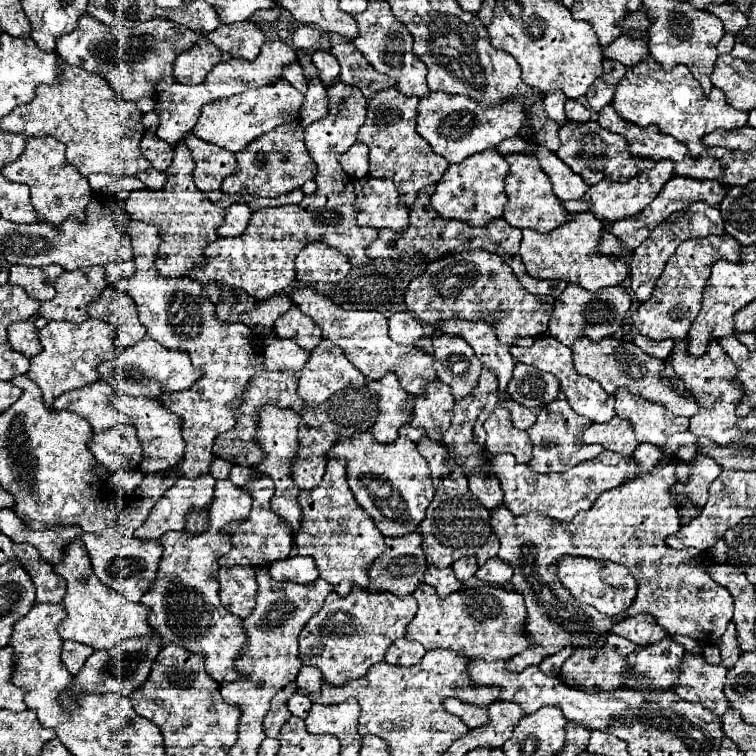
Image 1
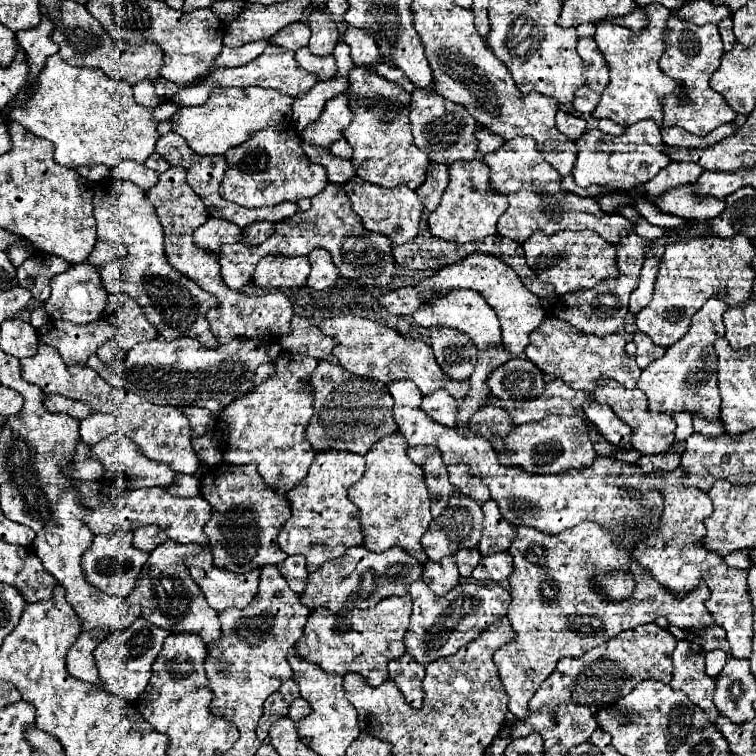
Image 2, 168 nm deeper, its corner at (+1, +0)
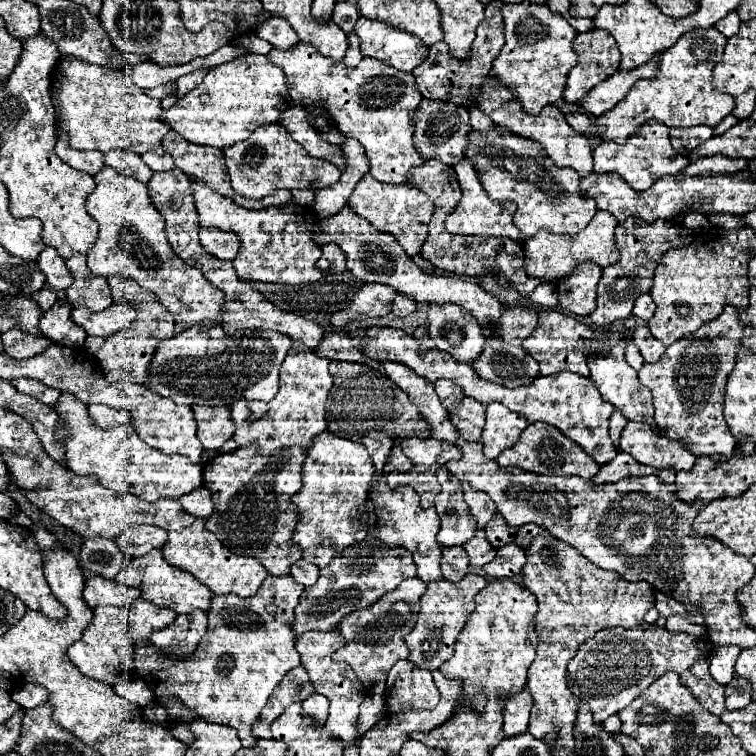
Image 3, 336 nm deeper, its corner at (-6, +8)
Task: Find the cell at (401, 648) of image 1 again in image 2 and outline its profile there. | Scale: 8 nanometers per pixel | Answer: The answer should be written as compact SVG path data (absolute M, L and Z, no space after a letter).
M403 654L401 658L391 660L389 664L389 678L397 684L407 704L413 708L423 706L423 698L425 698L421 688L423 676L425 676L425 668L415 664L415 660L409 658L409 654Z

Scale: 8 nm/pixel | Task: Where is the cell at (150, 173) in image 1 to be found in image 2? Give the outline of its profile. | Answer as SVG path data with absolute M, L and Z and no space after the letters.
M123 160L121 164L117 164L113 168L113 176L119 180L131 180L137 186L141 186L143 190L151 190L151 186L155 186L157 182L157 174L149 168L145 168L143 164L137 164L133 160Z

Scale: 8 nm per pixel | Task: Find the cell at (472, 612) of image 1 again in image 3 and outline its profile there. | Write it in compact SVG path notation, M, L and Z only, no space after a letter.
M466 574L466 578L462 578L460 582L452 584L446 580L438 580L438 582L430 582L426 586L426 592L420 598L420 612L418 612L418 620L414 630L404 638L408 648L410 648L410 660L418 666L418 668L426 668L426 670L436 670L442 662L446 662L452 654L454 654L454 644L458 634L462 632L468 614L474 610L476 602L474 596L478 594L478 590L482 590L488 582L482 576L474 576L474 574Z

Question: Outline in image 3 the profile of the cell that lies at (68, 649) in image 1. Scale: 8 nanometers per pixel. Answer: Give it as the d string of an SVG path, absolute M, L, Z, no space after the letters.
M100 606L94 610L94 618L84 630L82 638L68 648L68 658L78 666L78 670L94 680L102 680L110 686L124 682L134 676L132 656L134 646L128 638L128 610L114 606Z

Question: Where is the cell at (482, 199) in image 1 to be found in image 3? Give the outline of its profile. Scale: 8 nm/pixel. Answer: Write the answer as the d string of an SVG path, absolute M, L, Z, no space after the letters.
M468 158L458 162L458 166L454 166L454 172L458 176L458 182L460 182L460 188L462 188L462 200L446 216L446 222L444 222L446 230L450 230L450 234L504 236L504 238L522 240L518 228L512 224L512 214L516 212L514 202L494 202L494 200L490 200L482 182L480 182L480 178L478 178L478 172L474 170L474 164Z

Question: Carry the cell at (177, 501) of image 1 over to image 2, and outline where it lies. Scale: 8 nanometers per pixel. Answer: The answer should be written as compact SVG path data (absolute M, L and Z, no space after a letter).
M147 526L147 528L139 528L133 532L133 546L141 552L151 552L155 550L159 544L167 542L167 534L163 534L159 528L155 526Z

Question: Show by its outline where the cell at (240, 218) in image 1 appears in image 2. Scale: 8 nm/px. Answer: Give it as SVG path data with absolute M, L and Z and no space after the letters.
M209 218L203 226L199 226L193 232L193 242L195 246L211 252L211 254L219 254L223 244L235 244L241 242L239 238L241 228L229 220L219 220L219 218Z

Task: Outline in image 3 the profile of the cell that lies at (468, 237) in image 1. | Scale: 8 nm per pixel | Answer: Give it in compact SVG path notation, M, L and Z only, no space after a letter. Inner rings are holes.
M434 216L430 222L430 232L428 240L422 246L420 252L426 260L430 260L436 268L446 270L446 272L456 272L456 274L468 274L468 276L478 276L484 270L496 270L500 272L502 280L512 282L520 294L528 296L532 290L542 284L540 278L532 278L526 274L526 258L524 258L524 246L520 242L514 242L510 238L482 238L482 236L454 236L444 230L440 224L440 216ZM478 260L484 260L486 264L478 264Z

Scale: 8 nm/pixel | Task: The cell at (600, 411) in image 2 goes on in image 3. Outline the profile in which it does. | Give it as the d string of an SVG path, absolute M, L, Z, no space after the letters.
M628 422L620 436L620 450L634 456L638 462L654 468L690 470L696 456L682 446L682 442L670 442L666 436L652 432L650 424Z

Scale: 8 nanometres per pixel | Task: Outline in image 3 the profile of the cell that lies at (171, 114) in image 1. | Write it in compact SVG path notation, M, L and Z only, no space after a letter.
M300 42L292 50L272 48L268 58L284 70L290 82L288 92L298 106L310 106L318 98L324 100L338 130L364 146L370 174L376 180L404 184L410 168L424 162L414 146L414 112L422 96L410 72L394 70L394 66L386 66L386 62L374 58L364 58L356 68L346 68L342 62L324 58L306 42Z

